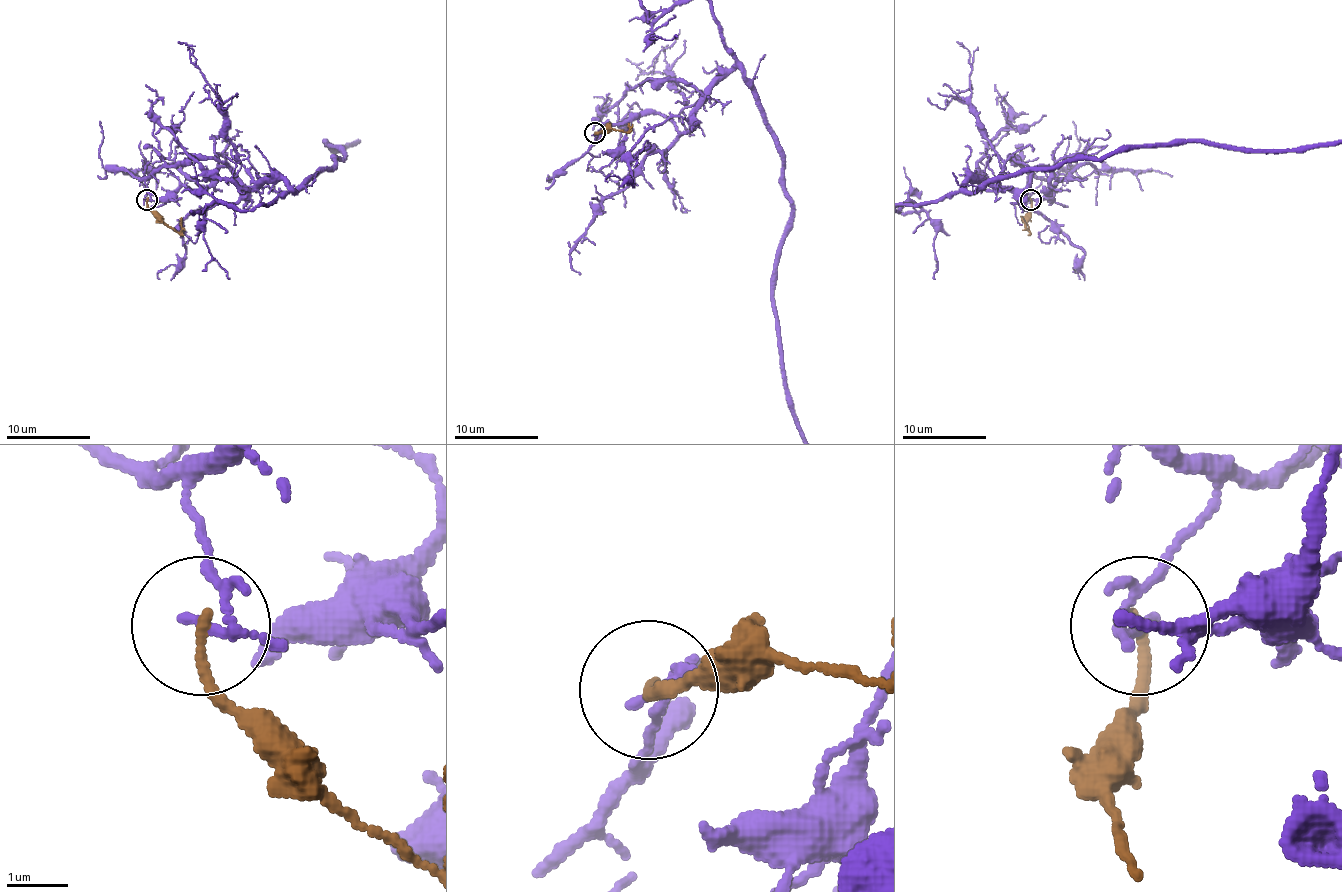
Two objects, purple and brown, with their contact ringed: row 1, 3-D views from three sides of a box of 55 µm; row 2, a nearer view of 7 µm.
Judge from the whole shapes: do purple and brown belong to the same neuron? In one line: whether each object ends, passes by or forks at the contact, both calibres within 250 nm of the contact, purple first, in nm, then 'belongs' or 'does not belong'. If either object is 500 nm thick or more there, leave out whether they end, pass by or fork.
purple passes by; brown ends there; 110 nm thick on the purple side, 180 nm on the other; does not belong

